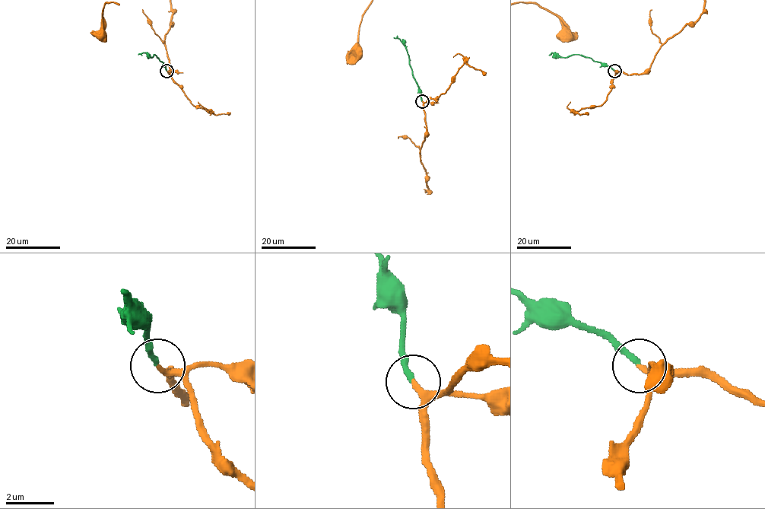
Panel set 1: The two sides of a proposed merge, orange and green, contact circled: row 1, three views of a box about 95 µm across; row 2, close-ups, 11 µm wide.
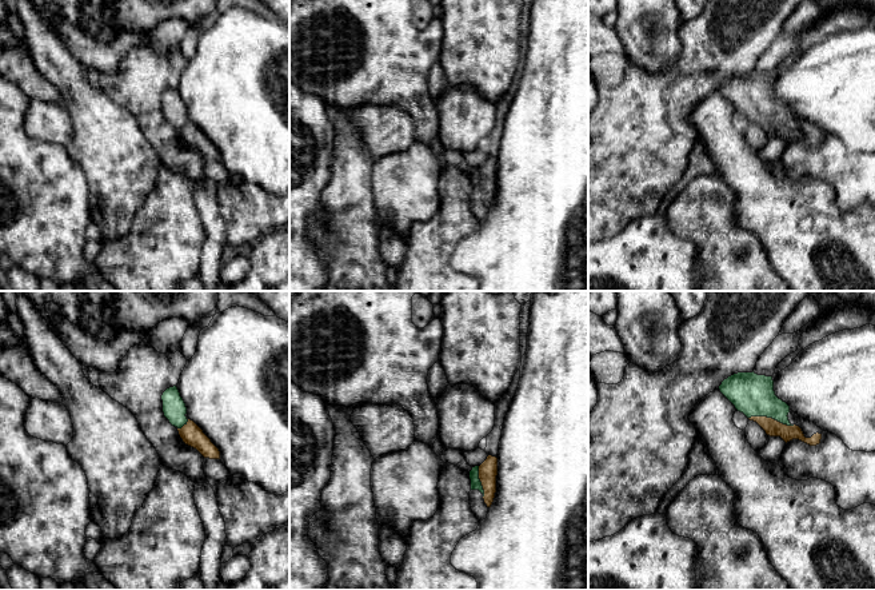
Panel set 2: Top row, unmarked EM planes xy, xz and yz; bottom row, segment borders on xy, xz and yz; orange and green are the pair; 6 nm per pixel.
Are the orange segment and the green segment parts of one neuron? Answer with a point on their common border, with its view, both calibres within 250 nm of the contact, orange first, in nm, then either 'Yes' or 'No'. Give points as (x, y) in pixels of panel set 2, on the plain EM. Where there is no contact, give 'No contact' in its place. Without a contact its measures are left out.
Touches orange at yz (771, 119). Thickness 100 nm (orange) against 260 nm. Yes

